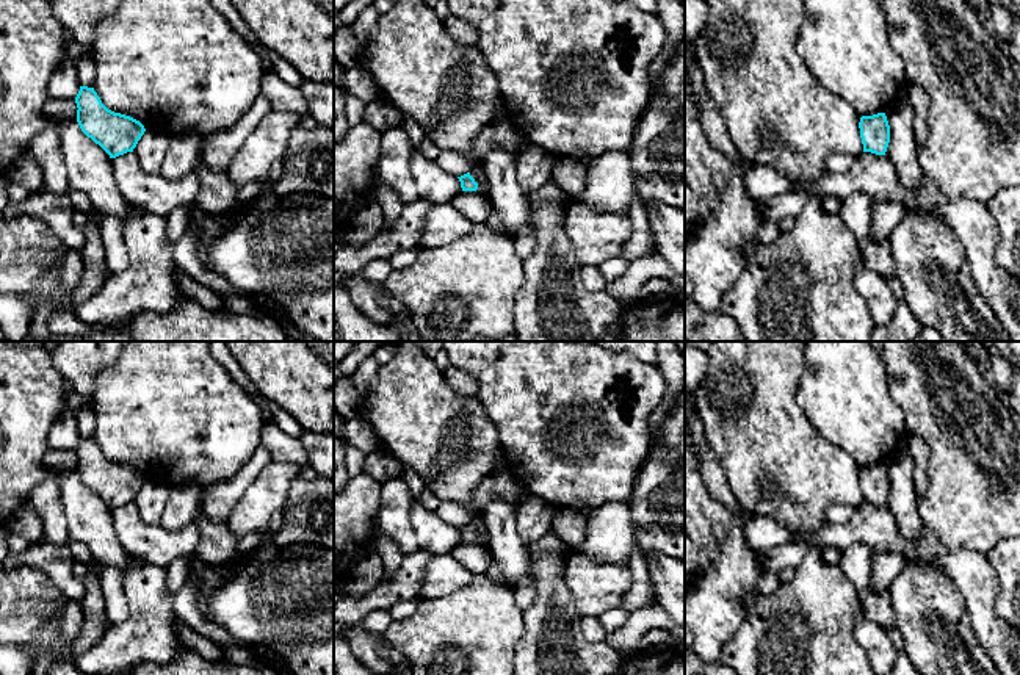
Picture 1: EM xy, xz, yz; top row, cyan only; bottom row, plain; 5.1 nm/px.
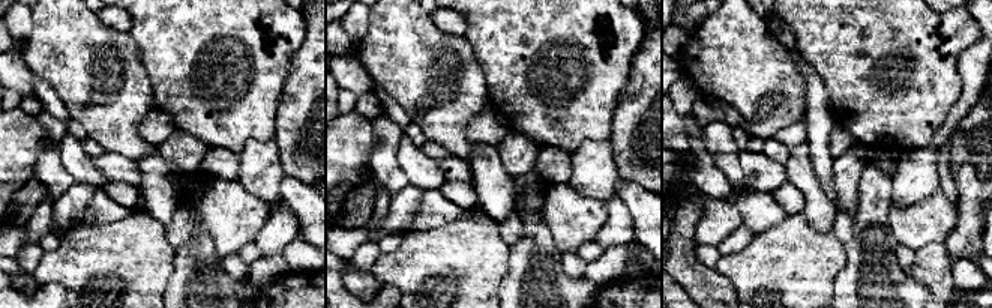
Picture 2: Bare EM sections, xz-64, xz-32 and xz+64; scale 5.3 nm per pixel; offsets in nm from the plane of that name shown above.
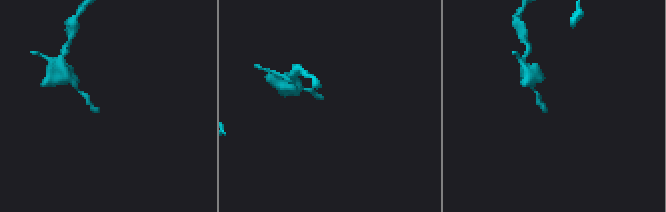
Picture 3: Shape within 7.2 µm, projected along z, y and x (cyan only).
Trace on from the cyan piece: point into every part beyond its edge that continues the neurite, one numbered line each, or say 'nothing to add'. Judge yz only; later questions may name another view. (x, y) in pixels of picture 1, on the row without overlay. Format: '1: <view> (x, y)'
nothing to add

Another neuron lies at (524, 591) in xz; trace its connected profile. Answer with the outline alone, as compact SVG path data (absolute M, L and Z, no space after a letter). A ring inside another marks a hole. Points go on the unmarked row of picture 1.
M525 576L511 584L517 606L526 611L536 600L536 586L531 576Z

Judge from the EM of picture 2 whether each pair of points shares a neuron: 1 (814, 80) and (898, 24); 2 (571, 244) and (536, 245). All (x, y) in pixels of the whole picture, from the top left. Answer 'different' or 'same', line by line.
1: different
2: different

